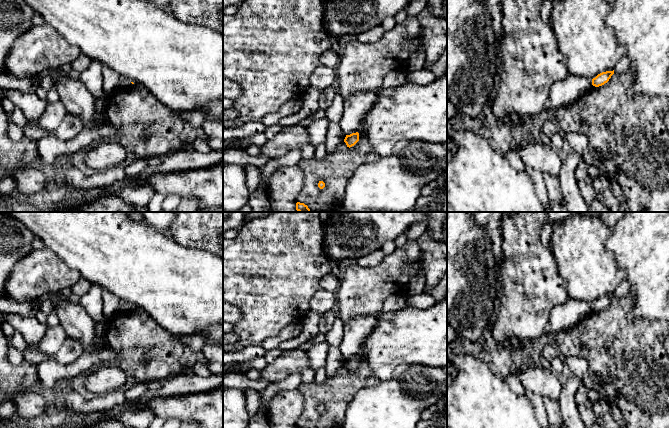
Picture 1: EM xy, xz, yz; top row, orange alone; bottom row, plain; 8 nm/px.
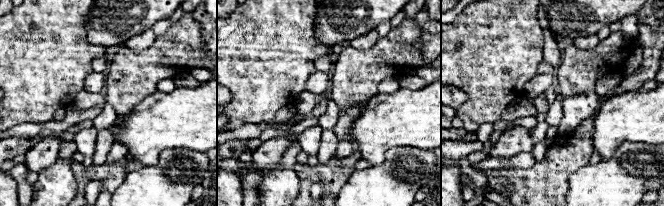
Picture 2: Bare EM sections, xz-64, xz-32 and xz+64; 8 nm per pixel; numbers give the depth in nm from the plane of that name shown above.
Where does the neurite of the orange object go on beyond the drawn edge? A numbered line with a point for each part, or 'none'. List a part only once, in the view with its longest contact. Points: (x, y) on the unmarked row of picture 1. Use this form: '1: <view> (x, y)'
none

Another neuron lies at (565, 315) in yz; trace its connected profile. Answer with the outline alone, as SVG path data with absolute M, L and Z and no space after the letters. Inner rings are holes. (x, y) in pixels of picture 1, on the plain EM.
M568 299L552 309L545 332L557 336L586 317L592 310L591 303Z

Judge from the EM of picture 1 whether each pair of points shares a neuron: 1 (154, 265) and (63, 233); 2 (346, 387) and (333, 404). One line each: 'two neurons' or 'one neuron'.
1: one neuron
2: one neuron

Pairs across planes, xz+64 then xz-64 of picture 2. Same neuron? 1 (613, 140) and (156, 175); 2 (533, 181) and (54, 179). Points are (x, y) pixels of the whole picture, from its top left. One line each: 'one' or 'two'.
1: two
2: two

